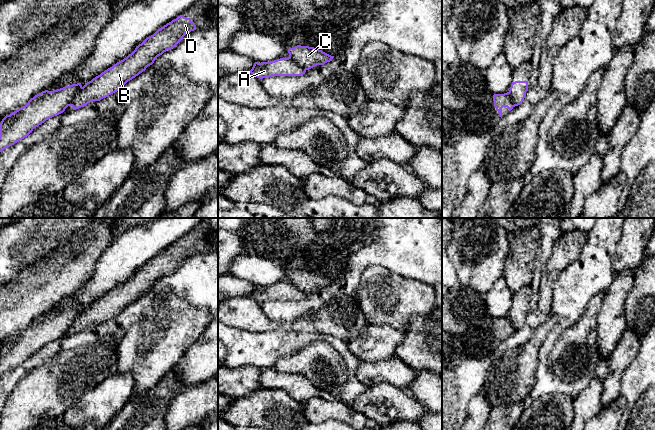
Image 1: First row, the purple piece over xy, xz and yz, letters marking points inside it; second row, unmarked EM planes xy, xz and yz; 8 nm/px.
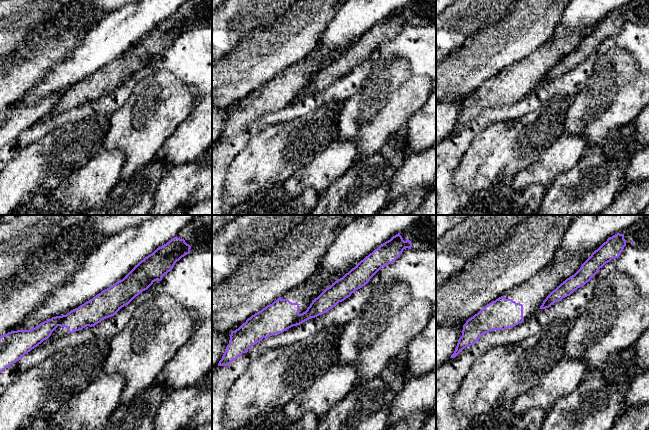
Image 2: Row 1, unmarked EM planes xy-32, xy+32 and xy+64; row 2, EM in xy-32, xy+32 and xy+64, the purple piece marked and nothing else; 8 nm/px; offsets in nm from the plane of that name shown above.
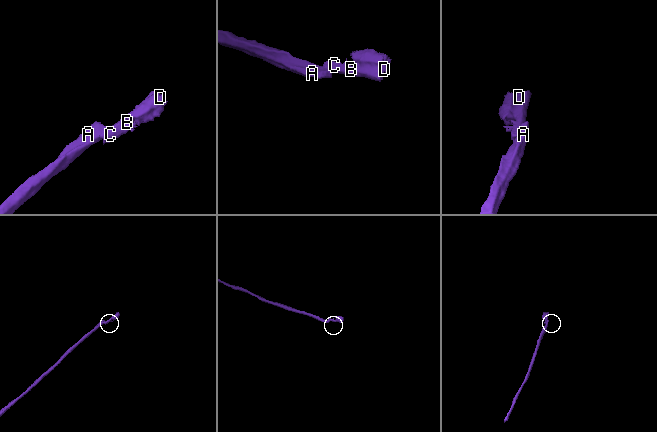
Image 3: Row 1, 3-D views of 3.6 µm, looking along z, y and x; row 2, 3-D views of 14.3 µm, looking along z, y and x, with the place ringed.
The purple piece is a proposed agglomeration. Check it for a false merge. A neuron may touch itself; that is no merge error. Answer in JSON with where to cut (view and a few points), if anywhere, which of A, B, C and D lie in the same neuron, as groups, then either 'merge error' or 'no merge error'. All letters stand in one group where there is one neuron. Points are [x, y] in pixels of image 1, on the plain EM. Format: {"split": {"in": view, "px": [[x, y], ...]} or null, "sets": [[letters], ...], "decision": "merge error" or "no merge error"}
{"split": {"in": "xy", "px": [[82, 311], [68, 329]]}, "sets": [["A"], ["B", "C", "D"]], "decision": "merge error"}

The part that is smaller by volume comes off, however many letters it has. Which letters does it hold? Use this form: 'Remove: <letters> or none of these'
Remove: B, C, D

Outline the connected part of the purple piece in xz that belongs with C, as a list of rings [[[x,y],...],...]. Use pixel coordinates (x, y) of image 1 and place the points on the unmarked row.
[[[301,269],[289,272],[288,277],[289,282],[305,294],[309,294],[317,289],[324,289],[325,287],[332,285],[334,282],[334,280],[331,280],[322,274]]]

